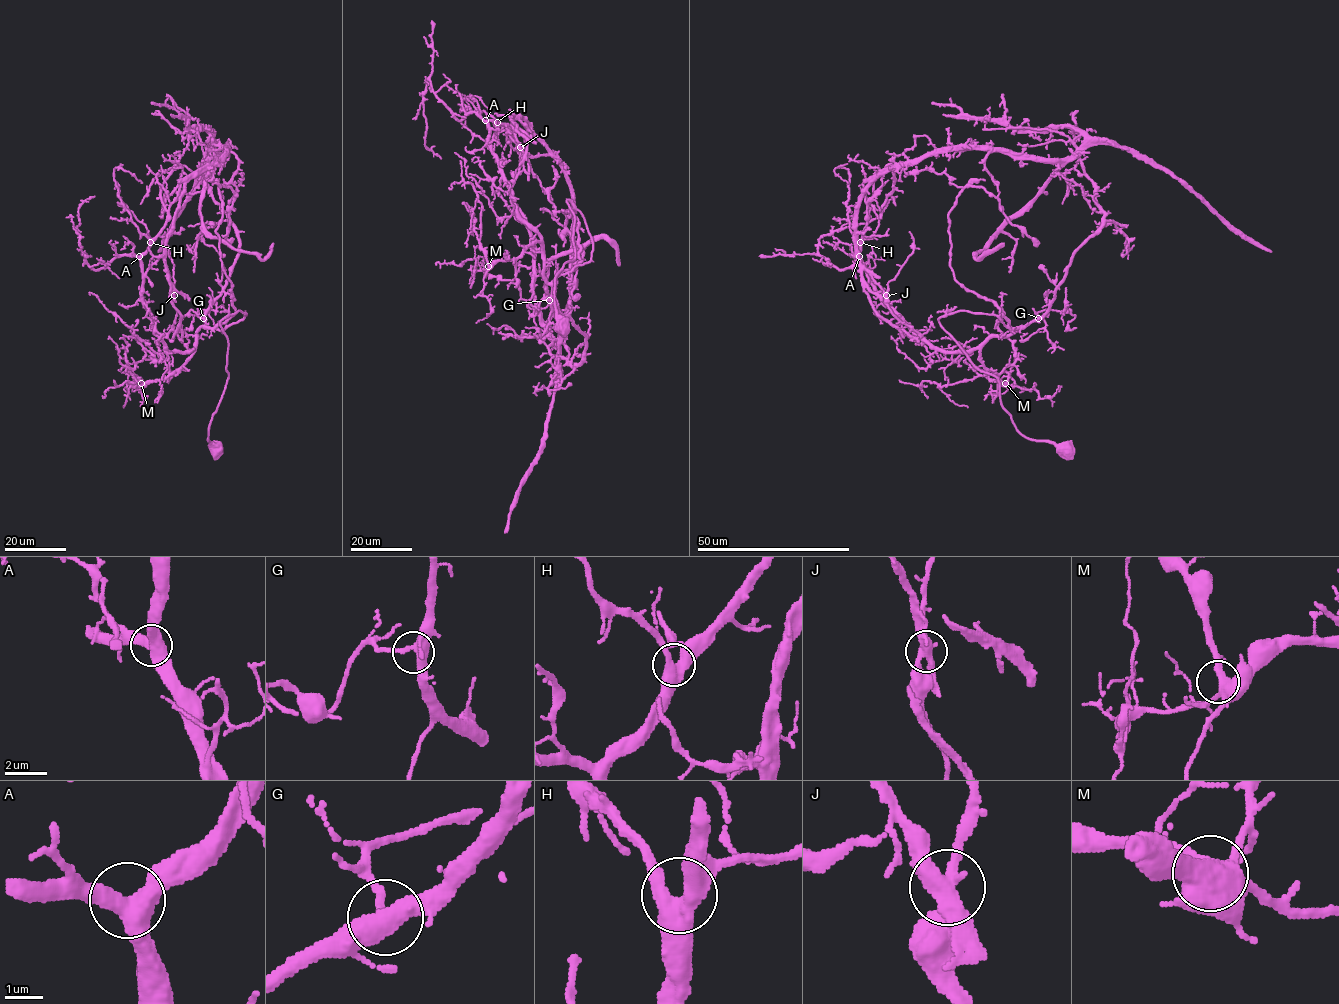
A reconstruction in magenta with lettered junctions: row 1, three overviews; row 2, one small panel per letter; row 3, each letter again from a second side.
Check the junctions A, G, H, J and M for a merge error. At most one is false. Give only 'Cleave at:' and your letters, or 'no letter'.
Cleave at: J

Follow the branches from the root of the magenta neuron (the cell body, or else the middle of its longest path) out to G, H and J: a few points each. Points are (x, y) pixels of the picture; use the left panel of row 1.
G: (216, 448), (208, 428), (229, 376), (228, 339), (219, 322), (246, 313), (221, 330), (207, 328), (203, 318)
H: (216, 448), (208, 428), (229, 376), (219, 322), (246, 313), (170, 352), (142, 300), (150, 242)
J: (216, 448), (208, 428), (229, 376), (219, 322), (246, 313), (170, 352), (173, 296)

